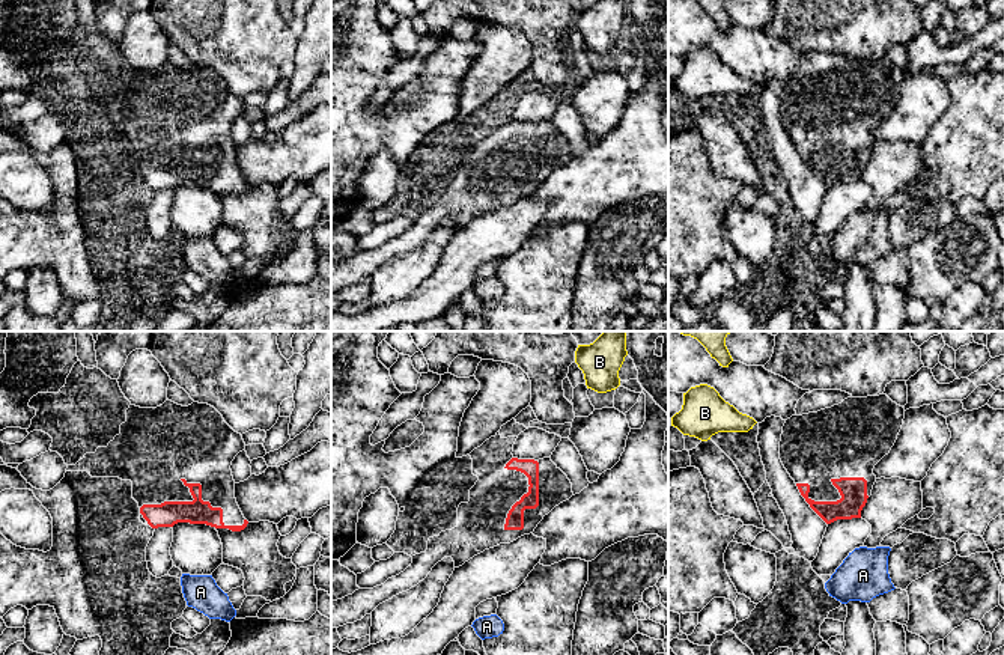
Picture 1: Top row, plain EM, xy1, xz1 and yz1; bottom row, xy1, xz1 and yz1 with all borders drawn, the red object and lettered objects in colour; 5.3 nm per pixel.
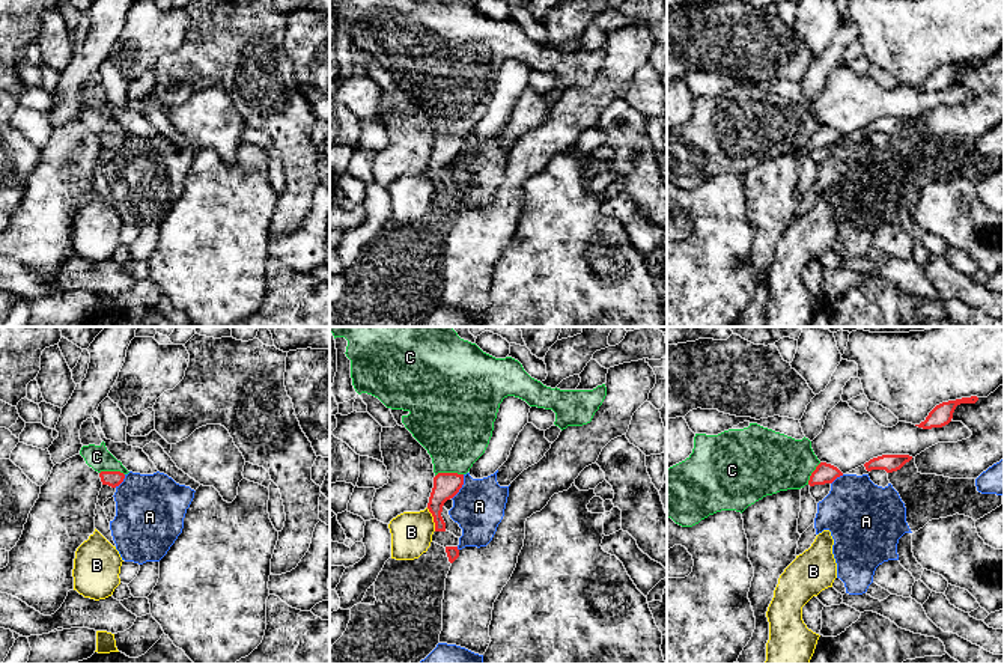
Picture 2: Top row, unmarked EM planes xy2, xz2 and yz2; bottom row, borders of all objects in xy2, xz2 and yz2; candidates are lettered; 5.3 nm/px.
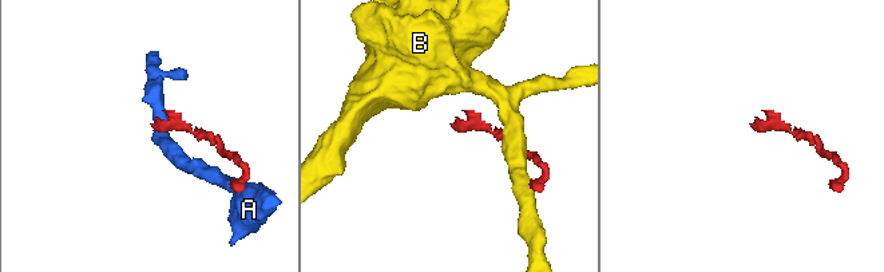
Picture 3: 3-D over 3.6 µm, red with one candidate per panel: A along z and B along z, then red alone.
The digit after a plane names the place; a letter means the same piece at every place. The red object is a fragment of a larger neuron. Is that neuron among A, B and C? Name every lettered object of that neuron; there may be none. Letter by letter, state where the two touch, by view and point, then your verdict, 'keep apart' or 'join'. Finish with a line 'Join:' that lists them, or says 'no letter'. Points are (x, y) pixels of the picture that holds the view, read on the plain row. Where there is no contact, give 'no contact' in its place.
A: contact xz2 (461, 149); keep apart
B: contact xz2 (434, 182); keep apart
C: contact xz2 (449, 136); keep apart
Join: no letter

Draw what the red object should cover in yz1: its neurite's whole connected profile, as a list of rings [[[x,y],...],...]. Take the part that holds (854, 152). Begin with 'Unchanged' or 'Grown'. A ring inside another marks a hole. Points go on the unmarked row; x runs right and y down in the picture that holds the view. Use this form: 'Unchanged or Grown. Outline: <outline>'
Grown. Outline: [[[882,56],[786,83],[780,122],[826,187],[861,181],[876,145],[873,131],[890,116],[903,81],[905,71]]]

